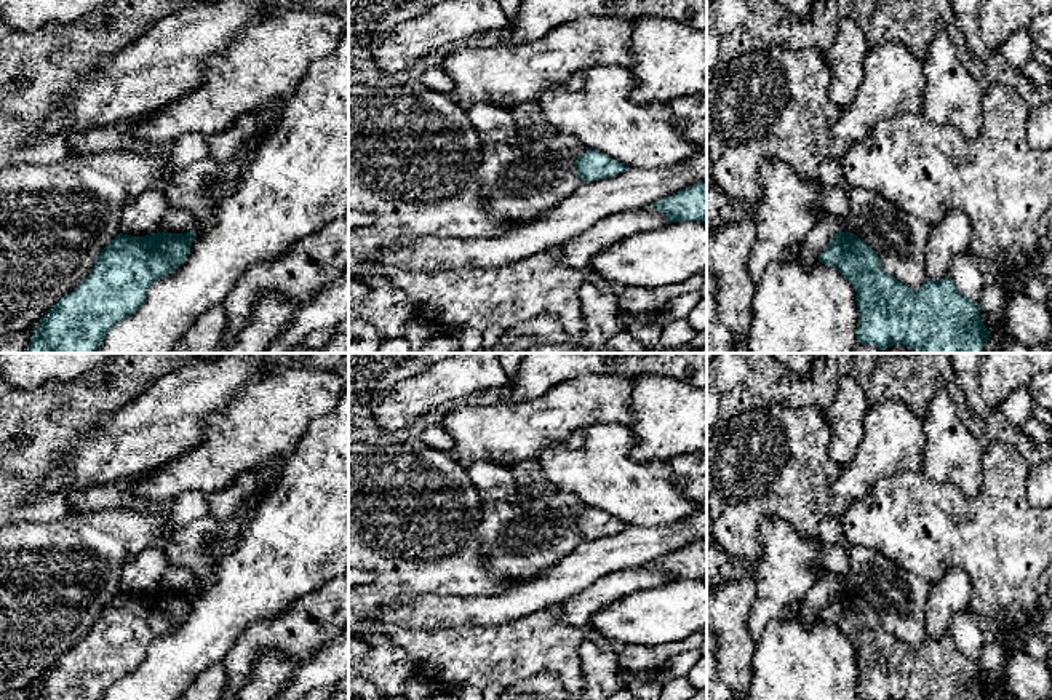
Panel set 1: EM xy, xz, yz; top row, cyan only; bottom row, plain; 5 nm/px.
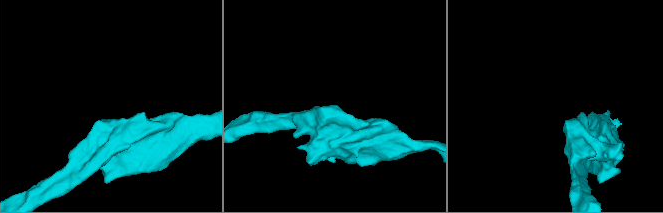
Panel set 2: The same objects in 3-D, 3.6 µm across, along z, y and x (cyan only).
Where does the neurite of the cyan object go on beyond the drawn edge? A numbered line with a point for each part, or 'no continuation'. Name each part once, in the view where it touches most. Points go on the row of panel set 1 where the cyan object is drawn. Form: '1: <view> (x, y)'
no continuation

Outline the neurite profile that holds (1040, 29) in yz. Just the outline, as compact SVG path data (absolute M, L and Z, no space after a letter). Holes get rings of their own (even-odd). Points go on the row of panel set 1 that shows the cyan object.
M1052 10L1039 13L1030 24L1028 32L1034 46L1052 53Z

